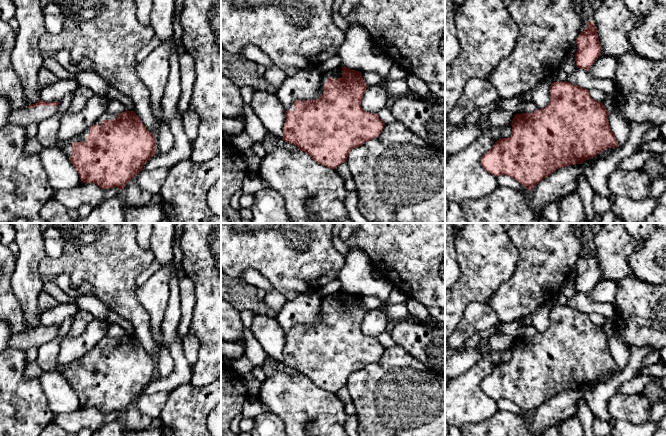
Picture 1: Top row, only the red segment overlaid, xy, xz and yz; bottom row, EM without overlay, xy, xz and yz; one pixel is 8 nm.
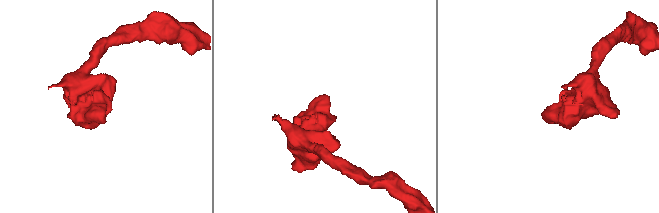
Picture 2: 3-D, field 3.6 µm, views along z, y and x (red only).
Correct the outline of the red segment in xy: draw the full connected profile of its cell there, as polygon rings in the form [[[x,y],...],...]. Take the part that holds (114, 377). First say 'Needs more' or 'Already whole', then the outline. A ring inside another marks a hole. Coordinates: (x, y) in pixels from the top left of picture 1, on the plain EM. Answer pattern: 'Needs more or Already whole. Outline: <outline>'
Needs more. Outline: [[[135,335],[119,338],[105,336],[93,350],[82,358],[56,367],[76,392],[82,407],[95,407],[103,413],[117,411],[123,414],[125,409],[143,394],[144,388],[156,377],[155,359],[149,356]]]

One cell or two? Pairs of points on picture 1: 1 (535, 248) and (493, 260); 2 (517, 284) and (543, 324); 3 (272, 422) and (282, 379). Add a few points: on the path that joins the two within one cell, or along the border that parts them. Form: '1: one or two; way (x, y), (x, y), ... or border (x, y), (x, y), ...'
1: two; border (507, 233), (519, 252), (517, 266), (512, 274)
2: two; border (548, 300), (541, 303), (531, 315)
3: two; border (269, 412), (276, 415), (284, 425)

